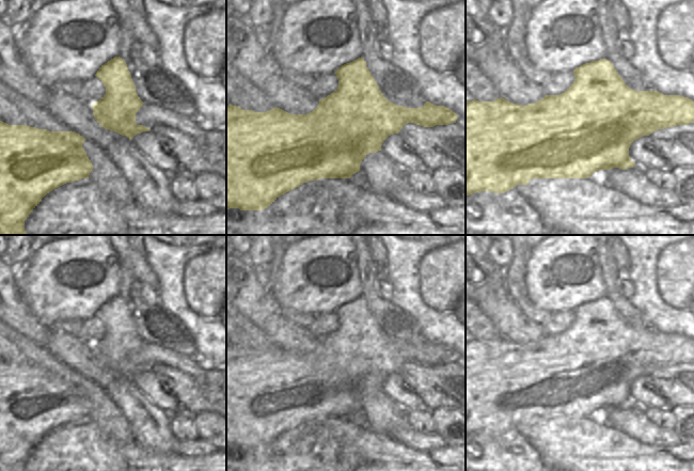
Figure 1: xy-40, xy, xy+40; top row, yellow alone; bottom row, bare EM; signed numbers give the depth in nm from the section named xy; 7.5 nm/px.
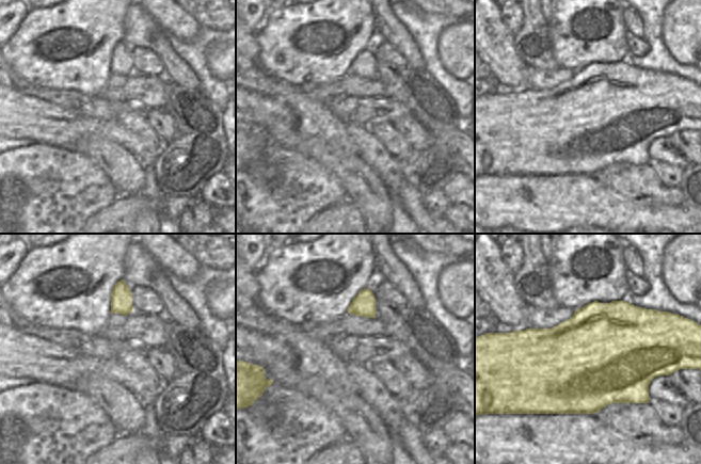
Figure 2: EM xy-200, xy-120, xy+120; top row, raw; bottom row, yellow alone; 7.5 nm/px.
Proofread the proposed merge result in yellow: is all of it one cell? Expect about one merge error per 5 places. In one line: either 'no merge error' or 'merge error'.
no merge error

